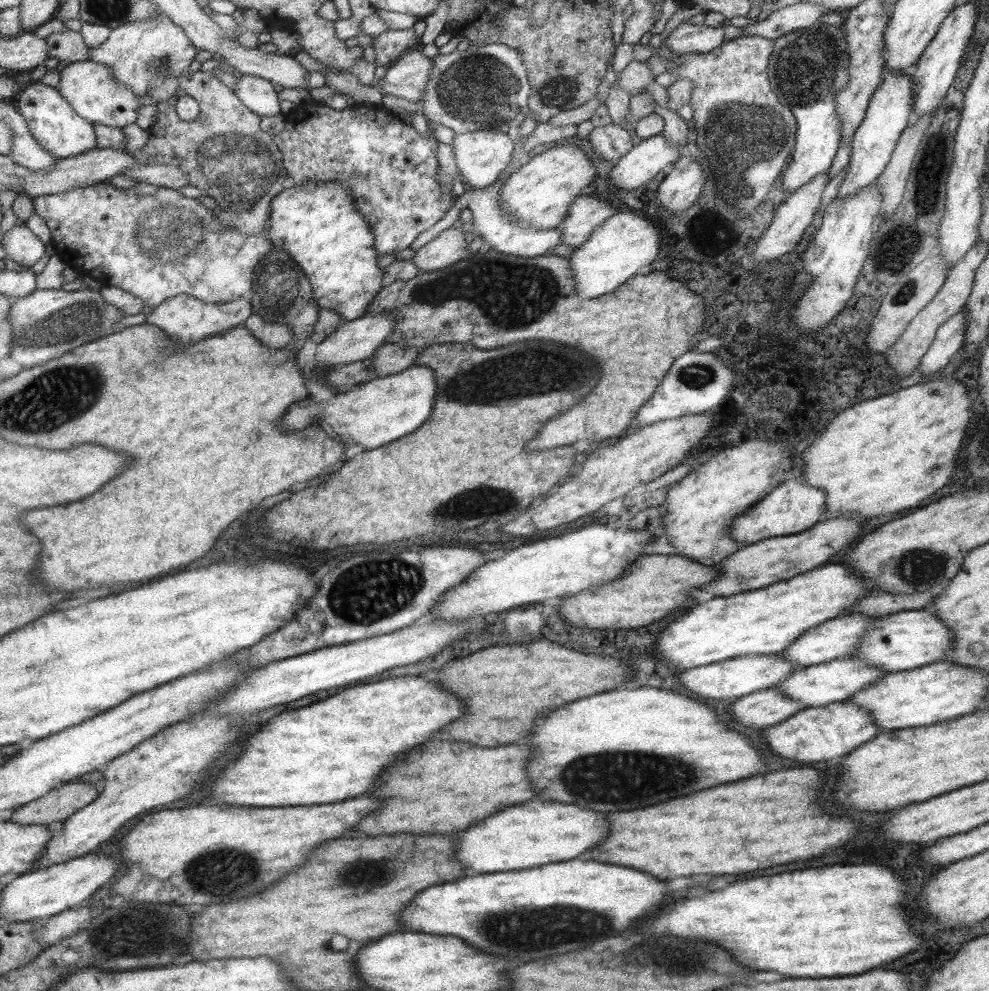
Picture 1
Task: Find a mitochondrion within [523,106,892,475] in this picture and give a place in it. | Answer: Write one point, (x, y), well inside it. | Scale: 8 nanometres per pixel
(695, 374)

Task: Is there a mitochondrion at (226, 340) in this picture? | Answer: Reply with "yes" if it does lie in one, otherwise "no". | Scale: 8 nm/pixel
no

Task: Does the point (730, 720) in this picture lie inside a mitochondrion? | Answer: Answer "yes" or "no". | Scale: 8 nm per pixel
no

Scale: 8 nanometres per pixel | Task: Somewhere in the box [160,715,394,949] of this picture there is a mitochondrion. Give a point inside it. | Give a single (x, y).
(218, 872)

